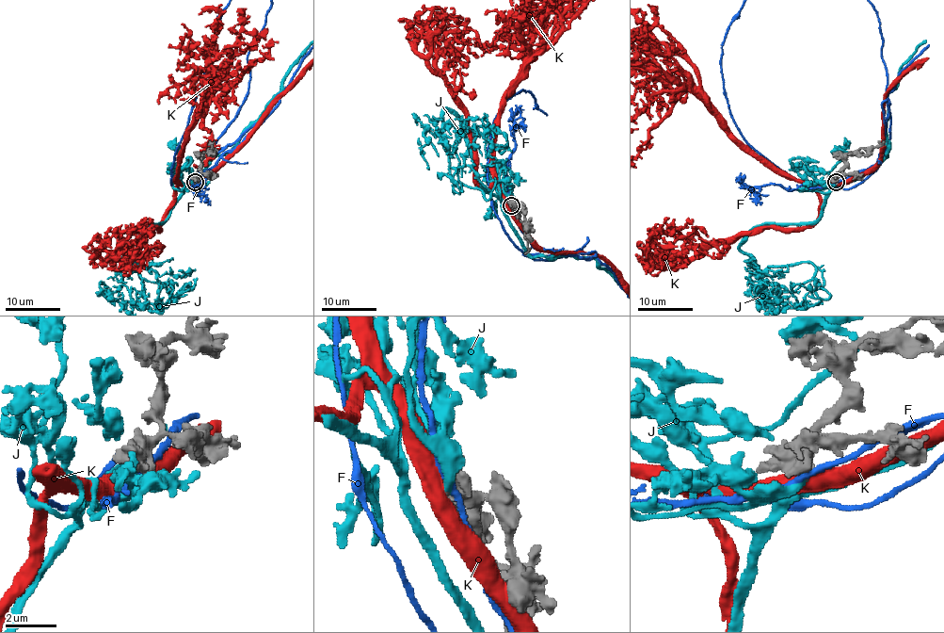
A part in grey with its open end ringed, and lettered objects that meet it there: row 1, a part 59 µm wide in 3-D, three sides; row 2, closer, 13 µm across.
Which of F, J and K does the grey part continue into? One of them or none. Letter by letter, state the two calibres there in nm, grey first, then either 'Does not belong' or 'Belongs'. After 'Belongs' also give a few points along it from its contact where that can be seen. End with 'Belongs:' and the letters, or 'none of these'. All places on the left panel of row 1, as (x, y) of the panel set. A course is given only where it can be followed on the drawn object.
F: Thickness 600 nm (grey) against 220 nm. Does not belong
J: Thickness 600 nm (grey) against 280 nm. Belongs
K: Thickness 600 nm (grey) against 550 nm. Does not belong
Belongs: J

